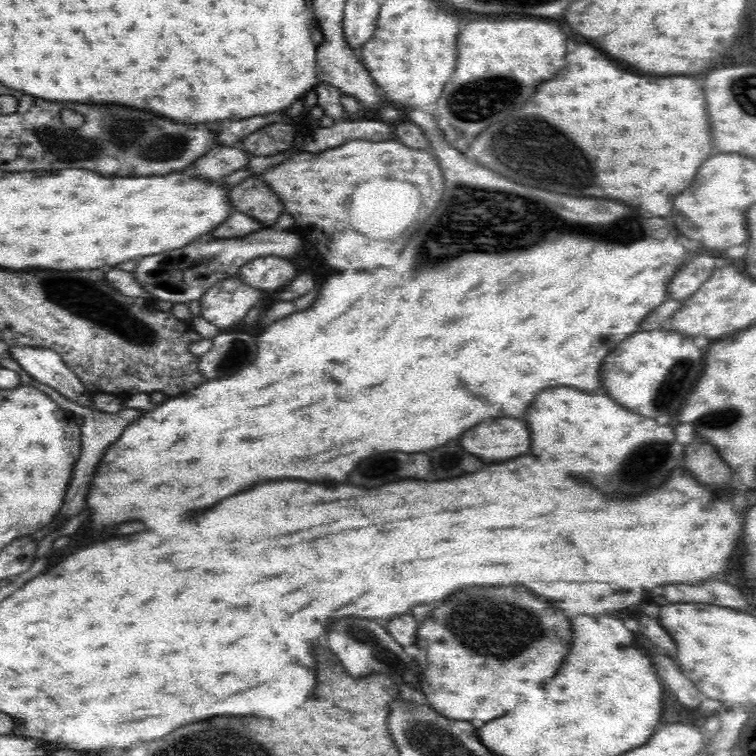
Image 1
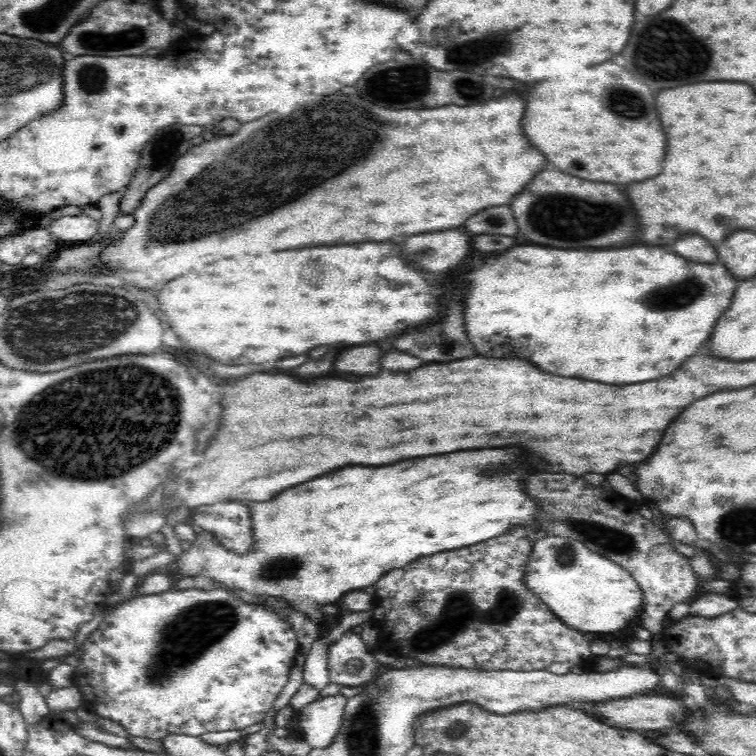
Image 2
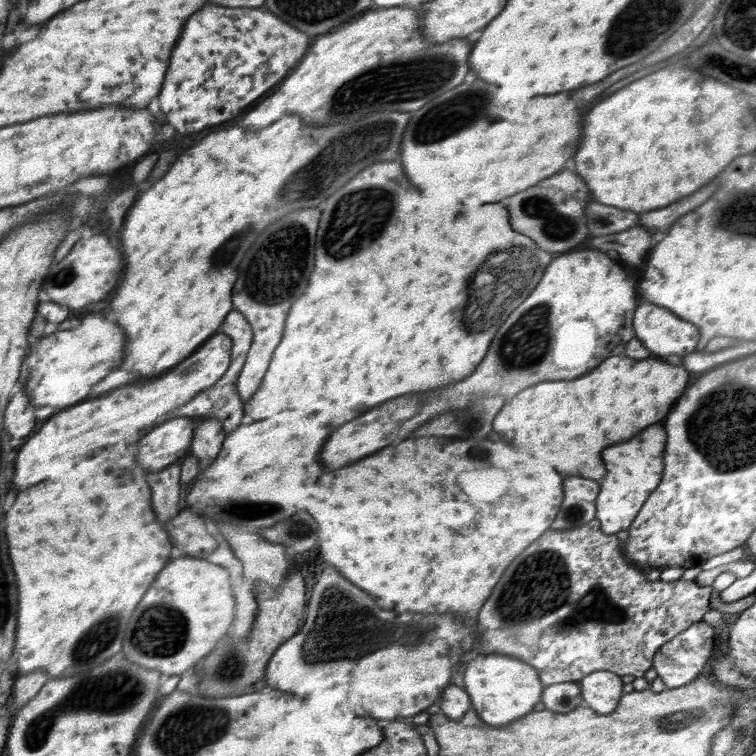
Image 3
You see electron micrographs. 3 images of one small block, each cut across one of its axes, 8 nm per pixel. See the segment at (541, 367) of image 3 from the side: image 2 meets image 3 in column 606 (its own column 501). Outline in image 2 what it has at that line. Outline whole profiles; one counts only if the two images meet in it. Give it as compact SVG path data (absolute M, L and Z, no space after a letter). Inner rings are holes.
M516 246L510 248L504 256L488 260L482 268L466 274L468 294L466 294L466 330L468 338L476 352L486 358L526 358L544 372L558 376L576 376L584 380L598 380L608 384L636 384L646 380L656 380L660 376L670 374L680 368L682 362L694 356L700 350L700 344L710 338L718 318L732 304L732 296L736 292L737 278L722 263L698 263L666 250L662 246L630 246L618 250L562 250L562 248L544 248L544 246Z

